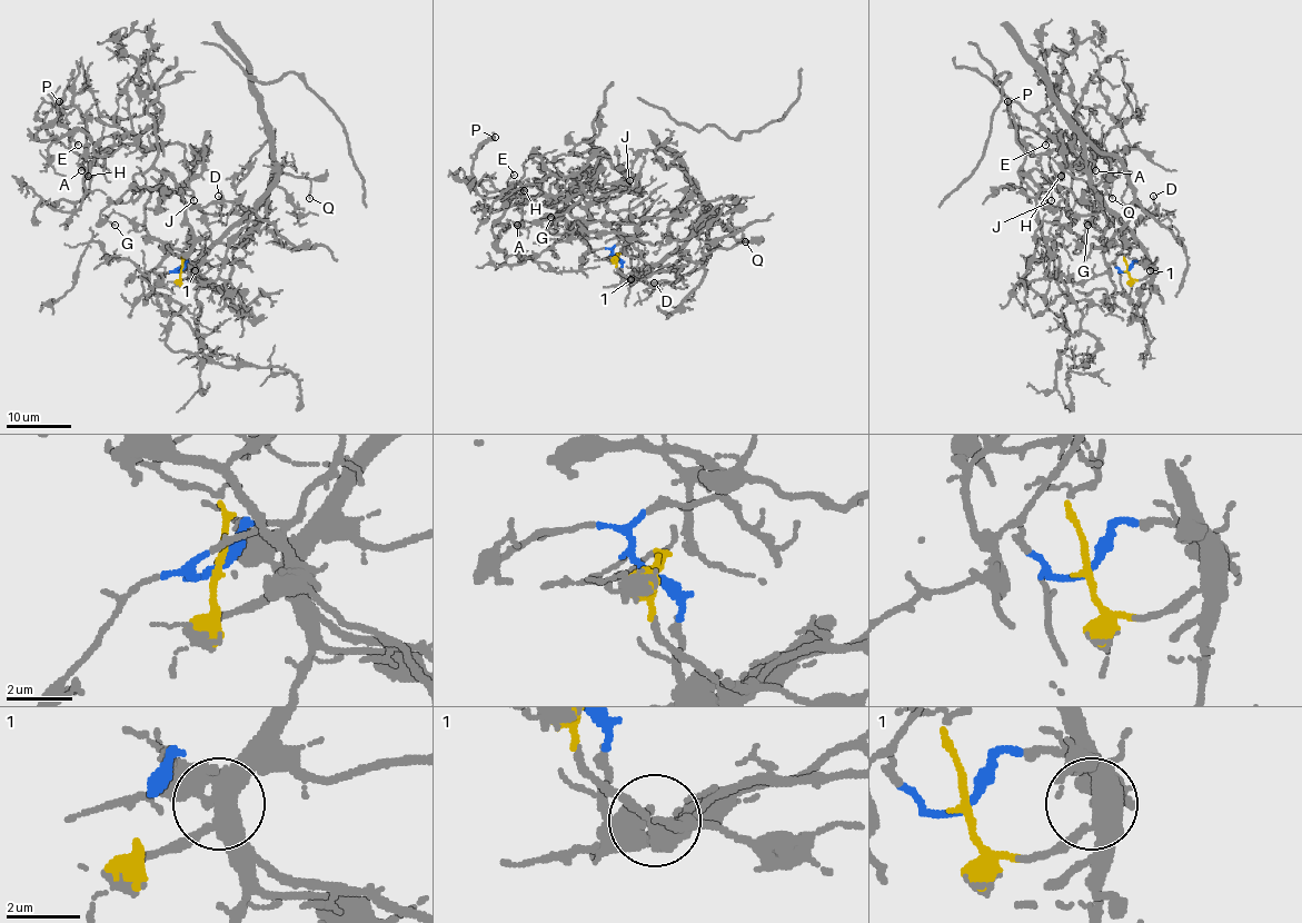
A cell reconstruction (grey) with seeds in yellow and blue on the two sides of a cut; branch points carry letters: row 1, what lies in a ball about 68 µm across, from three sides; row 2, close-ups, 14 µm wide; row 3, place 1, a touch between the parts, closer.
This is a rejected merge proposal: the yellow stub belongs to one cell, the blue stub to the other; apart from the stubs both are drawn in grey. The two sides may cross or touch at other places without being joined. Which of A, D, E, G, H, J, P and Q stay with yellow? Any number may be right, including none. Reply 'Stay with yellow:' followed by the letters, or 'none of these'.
Stay with yellow: D, Q

